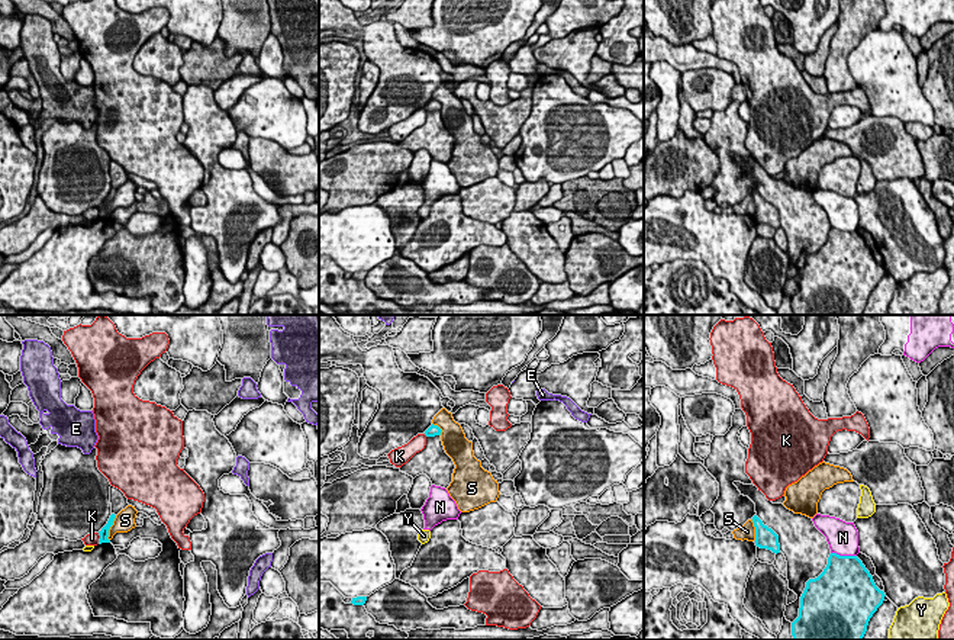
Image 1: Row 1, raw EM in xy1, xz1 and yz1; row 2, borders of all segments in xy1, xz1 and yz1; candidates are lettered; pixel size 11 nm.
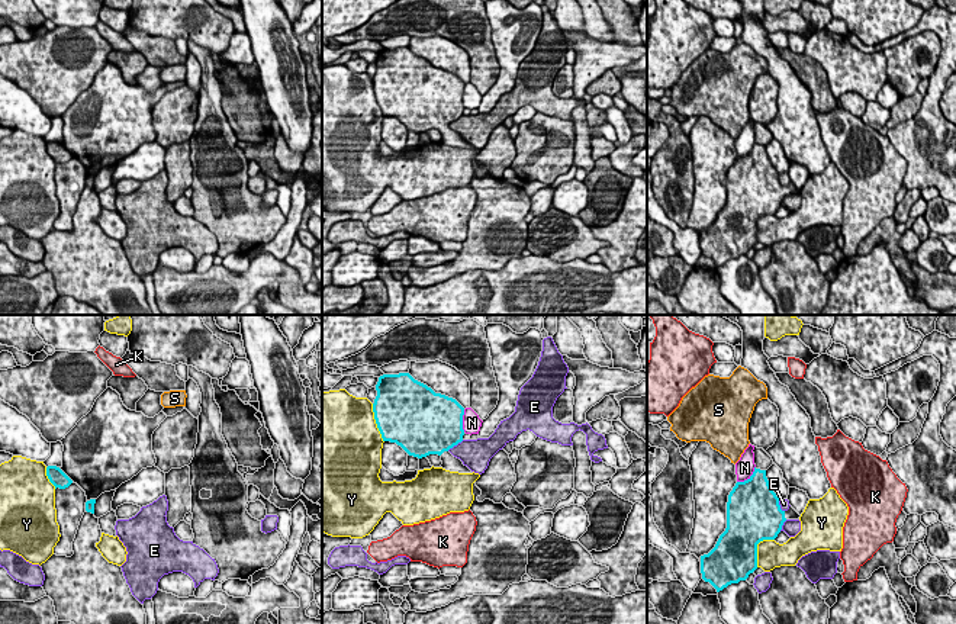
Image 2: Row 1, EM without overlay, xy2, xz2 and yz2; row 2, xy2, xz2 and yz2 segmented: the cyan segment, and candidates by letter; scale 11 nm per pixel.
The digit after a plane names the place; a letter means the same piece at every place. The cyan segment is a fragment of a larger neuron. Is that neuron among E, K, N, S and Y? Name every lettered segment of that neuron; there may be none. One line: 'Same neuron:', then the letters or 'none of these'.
Same neuron: none of these

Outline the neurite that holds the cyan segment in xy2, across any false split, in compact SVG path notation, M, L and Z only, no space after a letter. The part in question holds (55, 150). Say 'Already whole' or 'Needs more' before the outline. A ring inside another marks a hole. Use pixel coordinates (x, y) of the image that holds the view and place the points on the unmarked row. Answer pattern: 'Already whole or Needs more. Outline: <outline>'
Already whole. Outline: M48 141L46 151L55 164L65 164L73 158L73 155L57 141Z

